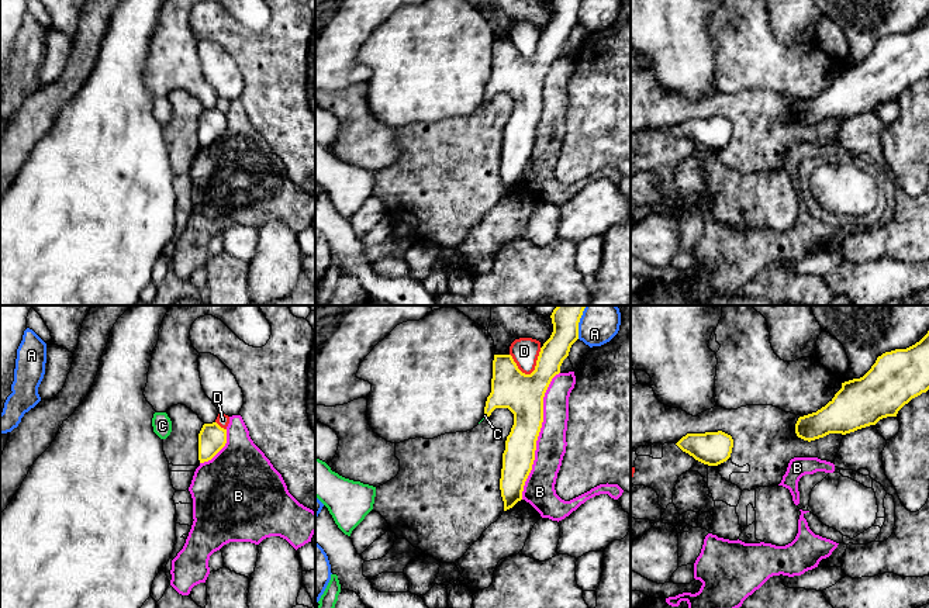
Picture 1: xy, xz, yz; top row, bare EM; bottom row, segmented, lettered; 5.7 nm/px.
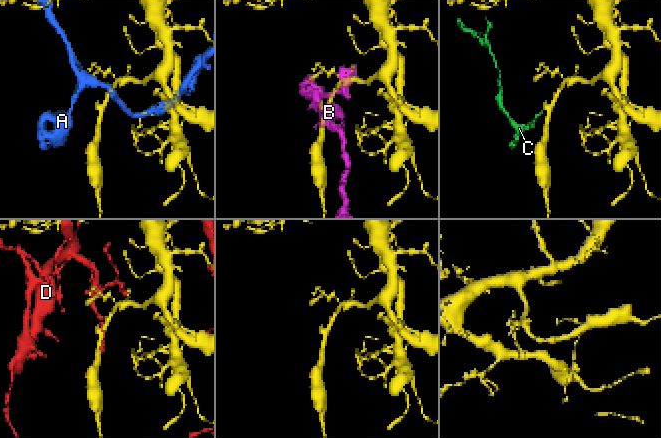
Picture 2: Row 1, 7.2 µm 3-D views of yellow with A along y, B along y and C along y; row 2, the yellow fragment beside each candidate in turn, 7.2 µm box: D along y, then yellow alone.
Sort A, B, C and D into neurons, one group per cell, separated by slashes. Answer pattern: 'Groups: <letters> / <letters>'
Groups: A / B / C / D

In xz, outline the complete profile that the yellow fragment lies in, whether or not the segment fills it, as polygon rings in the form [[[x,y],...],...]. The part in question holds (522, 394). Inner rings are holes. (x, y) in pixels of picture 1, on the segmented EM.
[[[557,305],[553,310],[553,332],[541,348],[531,374],[522,373],[511,355],[494,355],[491,393],[484,414],[490,417],[495,408],[508,408],[514,414],[500,479],[504,511],[522,500],[543,422],[543,397],[552,379],[560,373],[571,345],[579,339],[579,322],[584,308],[586,305]]]

